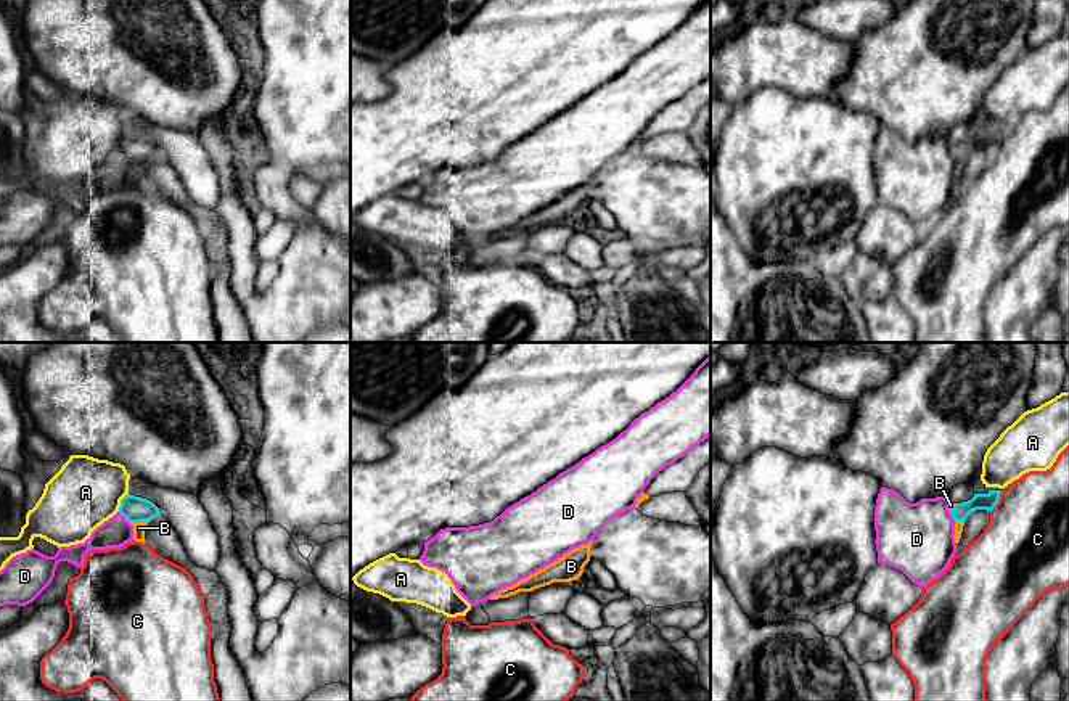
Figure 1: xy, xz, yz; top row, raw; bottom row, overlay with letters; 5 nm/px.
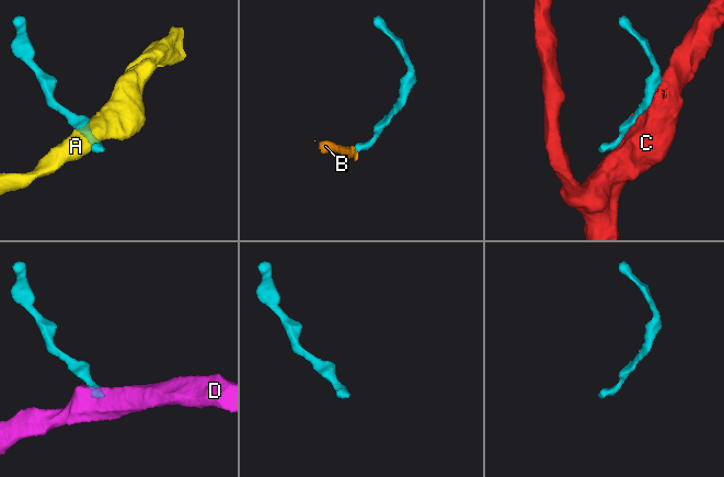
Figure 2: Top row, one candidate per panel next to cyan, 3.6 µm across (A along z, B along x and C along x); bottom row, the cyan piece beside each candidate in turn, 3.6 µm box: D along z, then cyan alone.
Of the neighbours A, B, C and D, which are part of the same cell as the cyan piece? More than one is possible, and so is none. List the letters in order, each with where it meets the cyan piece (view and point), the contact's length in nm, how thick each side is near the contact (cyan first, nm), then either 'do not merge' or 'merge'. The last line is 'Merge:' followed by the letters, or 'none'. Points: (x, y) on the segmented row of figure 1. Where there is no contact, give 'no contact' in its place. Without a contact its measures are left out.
A: xy (121, 502) | 110 nm | 130/340 nm | do not merge
B: xy (139, 521) | 100 nm | 130/60 nm | merge
C: yz (997, 502) | 130 nm | 80/420 nm | do not merge
D: xy (124, 516) | 90 nm | 130/150 nm | do not merge
Merge: B

